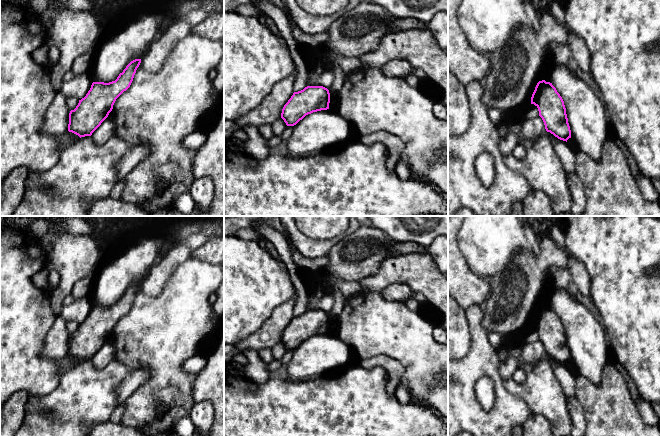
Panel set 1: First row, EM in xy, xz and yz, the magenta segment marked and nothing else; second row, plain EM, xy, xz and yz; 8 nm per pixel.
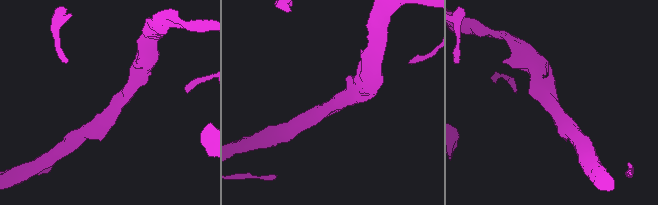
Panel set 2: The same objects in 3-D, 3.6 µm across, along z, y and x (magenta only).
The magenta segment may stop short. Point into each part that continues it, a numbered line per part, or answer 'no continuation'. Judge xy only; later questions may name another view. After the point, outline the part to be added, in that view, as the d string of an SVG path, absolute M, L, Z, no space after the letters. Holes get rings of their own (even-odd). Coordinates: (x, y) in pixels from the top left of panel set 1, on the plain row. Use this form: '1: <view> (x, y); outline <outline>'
no continuation

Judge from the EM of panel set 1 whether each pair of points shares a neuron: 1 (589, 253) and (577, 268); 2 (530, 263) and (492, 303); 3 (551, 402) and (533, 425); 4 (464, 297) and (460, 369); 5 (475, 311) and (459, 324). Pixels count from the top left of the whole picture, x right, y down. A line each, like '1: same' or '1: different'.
1: different
2: same
3: different
4: different
5: different

